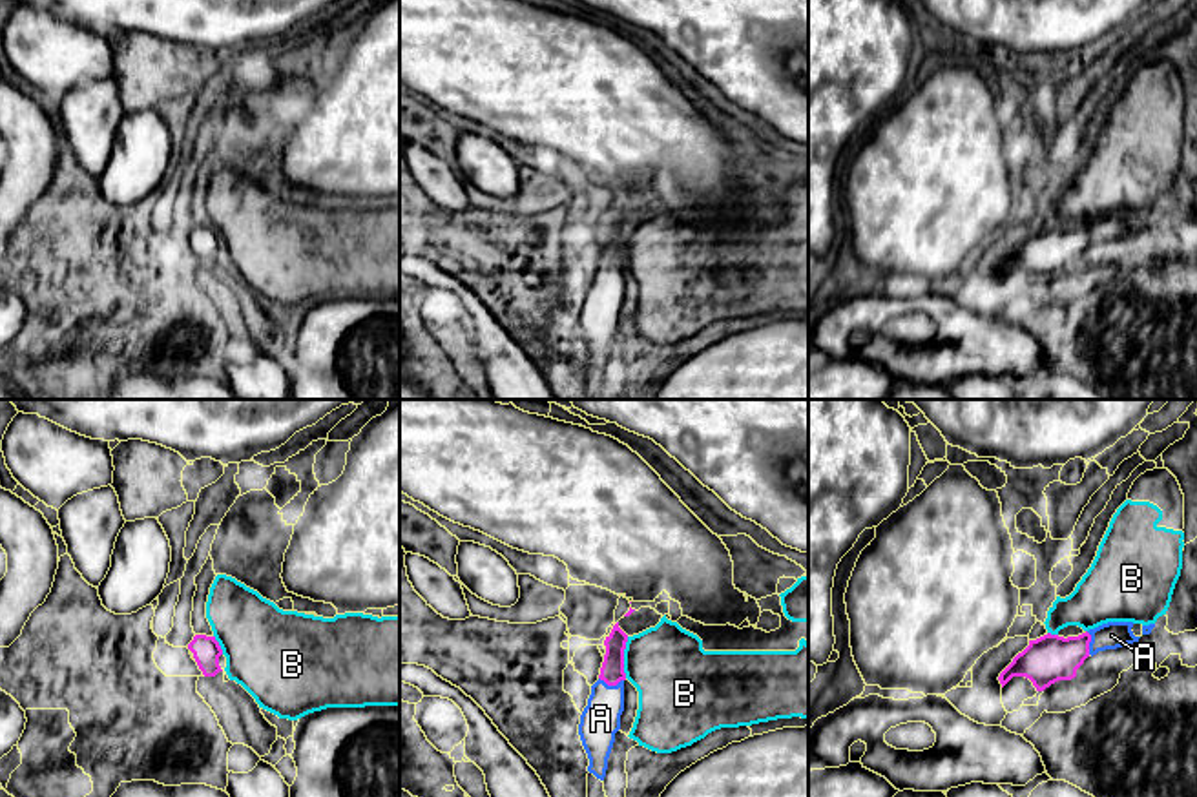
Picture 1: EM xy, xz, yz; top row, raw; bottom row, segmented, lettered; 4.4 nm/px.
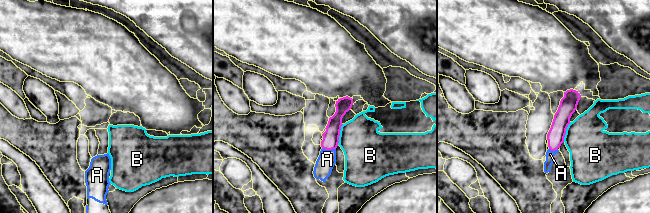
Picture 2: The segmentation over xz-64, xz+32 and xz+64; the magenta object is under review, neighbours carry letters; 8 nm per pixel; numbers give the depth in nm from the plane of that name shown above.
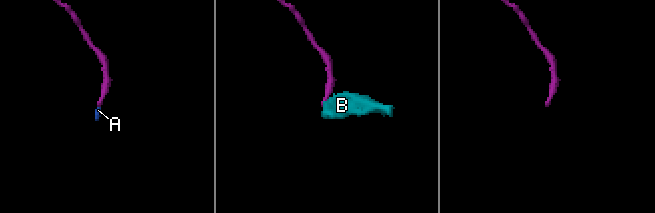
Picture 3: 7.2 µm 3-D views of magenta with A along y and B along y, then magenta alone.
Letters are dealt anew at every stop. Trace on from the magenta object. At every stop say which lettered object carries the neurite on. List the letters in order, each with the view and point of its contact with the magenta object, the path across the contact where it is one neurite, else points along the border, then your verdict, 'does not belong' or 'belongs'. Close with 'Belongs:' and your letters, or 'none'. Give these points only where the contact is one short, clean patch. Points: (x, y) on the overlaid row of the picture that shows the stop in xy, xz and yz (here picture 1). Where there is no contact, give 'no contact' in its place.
A: meets magenta in xz at (612, 684); runs through xz (612, 672), (612, 684), (601, 719); belongs
B: meets magenta in xz at (623, 657); border along xz (628, 637), (624, 677); does not belong
Belongs: A

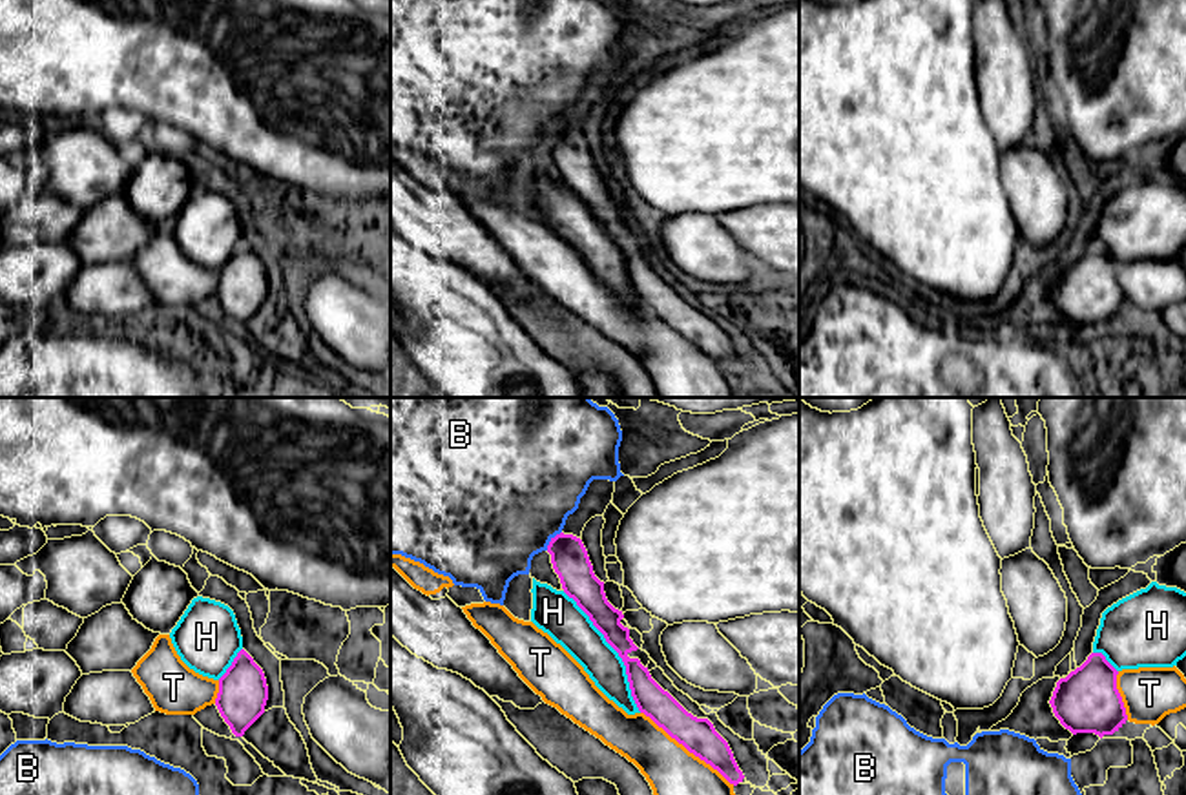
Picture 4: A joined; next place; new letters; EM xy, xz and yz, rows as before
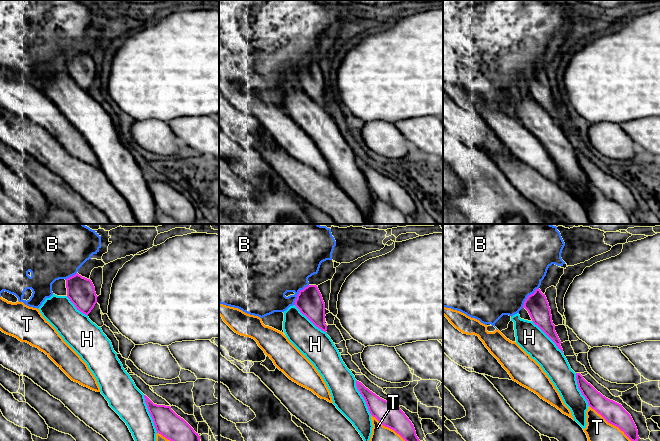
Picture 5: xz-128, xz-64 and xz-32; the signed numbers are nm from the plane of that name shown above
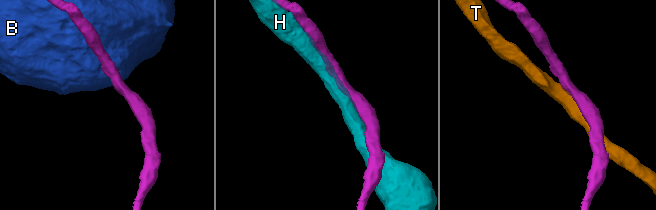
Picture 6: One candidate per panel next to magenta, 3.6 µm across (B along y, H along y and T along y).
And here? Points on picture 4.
B: meets magenta in xz at (551, 540); does not belong
H: meets magenta in xz at (615, 650); does not belong
T: meets magenta in xz at (688, 750); does not belong
Belongs: none

